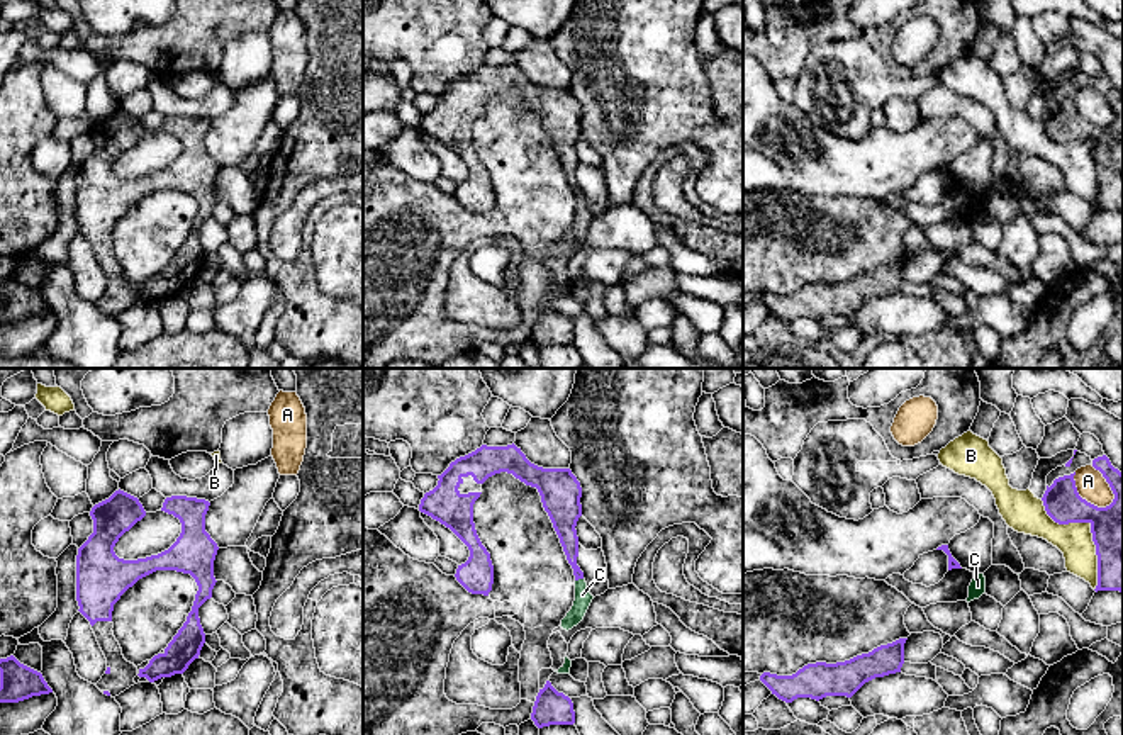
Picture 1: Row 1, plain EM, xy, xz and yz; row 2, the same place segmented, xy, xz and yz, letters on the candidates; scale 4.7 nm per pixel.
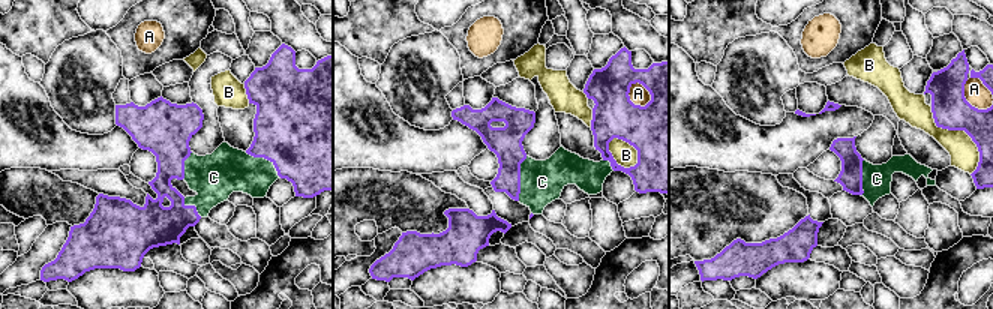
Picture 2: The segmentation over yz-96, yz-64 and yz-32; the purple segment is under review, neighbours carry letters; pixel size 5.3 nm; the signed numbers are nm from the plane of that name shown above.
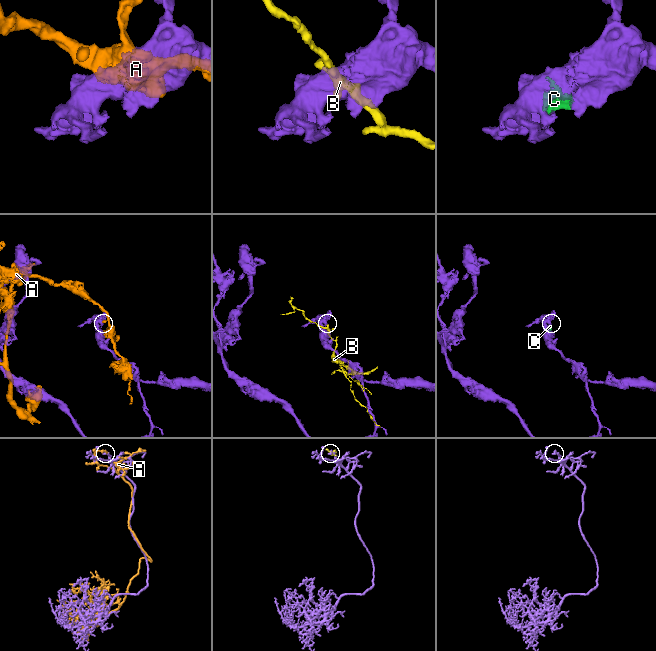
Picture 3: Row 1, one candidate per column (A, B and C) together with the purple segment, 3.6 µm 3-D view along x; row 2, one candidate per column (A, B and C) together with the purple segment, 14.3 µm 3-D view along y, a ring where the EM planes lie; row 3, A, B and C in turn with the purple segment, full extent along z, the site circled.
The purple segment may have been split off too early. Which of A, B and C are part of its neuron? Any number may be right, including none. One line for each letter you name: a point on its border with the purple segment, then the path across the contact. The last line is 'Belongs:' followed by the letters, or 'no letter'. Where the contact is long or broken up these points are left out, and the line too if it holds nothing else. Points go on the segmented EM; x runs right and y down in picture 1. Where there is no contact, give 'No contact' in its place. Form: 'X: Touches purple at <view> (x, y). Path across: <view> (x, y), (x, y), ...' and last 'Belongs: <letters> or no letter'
C: Touches purple at xz (579, 577)
Belongs: C

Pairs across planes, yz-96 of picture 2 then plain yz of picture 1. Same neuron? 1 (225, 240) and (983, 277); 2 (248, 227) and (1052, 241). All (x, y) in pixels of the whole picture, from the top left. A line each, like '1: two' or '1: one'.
1: two
2: two

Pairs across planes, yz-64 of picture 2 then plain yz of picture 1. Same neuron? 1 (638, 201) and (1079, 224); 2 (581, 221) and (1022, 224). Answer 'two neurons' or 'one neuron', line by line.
1: two neurons
2: one neuron

